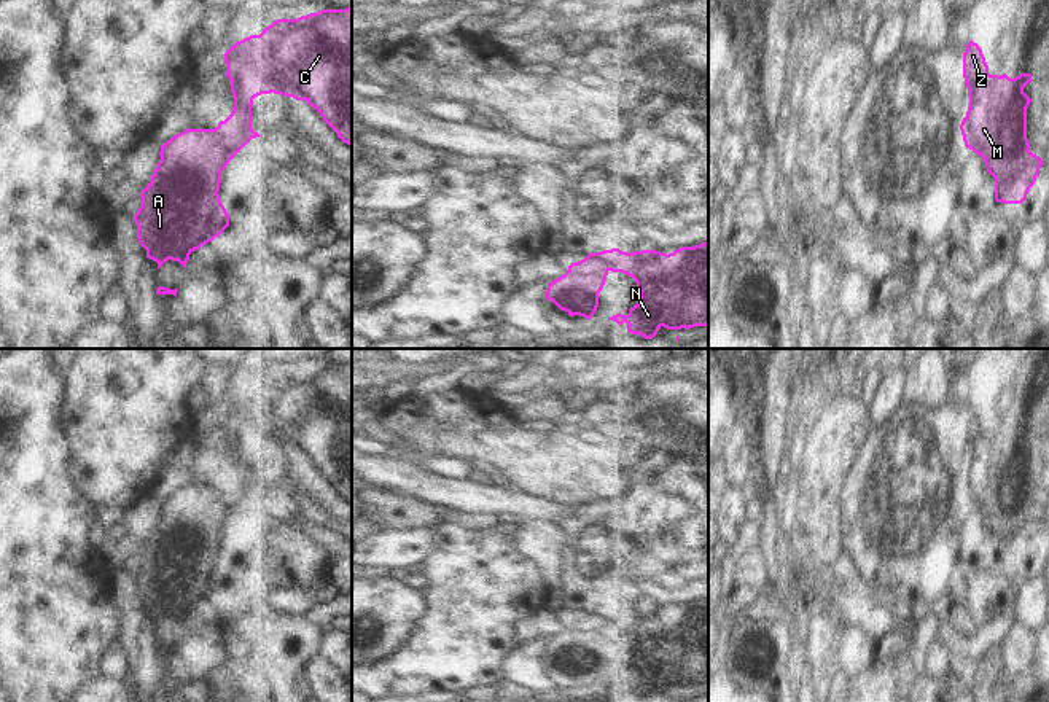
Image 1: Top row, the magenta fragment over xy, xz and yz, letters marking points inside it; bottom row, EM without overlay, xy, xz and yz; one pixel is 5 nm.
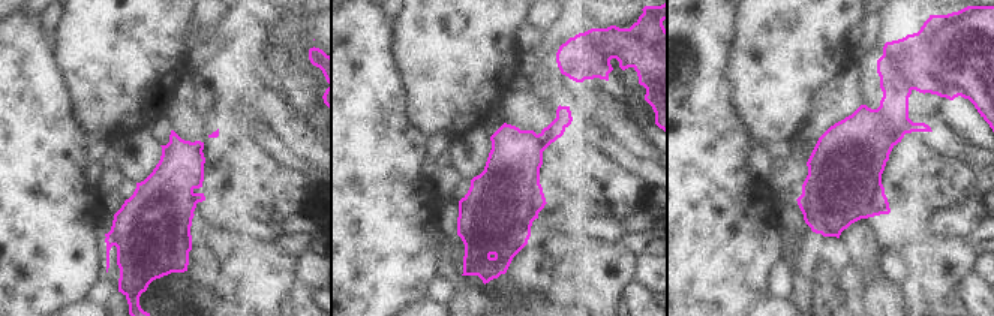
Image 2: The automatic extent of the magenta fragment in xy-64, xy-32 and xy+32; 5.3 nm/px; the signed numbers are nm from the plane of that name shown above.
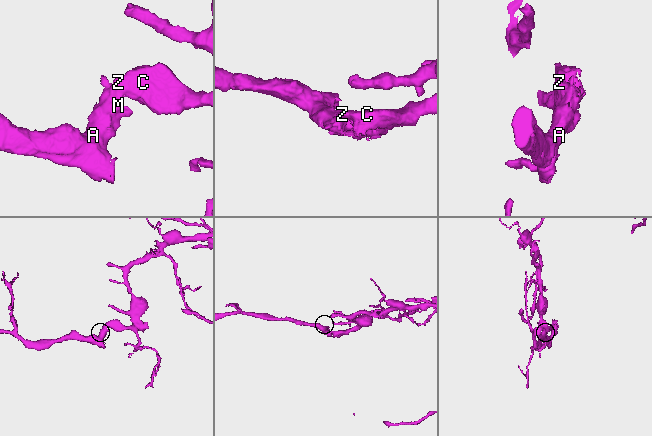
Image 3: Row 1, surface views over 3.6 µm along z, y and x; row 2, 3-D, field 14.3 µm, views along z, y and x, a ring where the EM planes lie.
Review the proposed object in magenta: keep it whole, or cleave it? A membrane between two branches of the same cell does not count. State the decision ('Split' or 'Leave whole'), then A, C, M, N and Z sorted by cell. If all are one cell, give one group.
Split. Groups: A M / C N Z

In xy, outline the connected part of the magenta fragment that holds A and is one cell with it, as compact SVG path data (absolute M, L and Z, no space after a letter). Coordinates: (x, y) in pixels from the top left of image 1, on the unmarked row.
M234 441L231 449L232 468L215 486L189 484L161 501L161 516L140 549L142 560L134 571L137 595L146 606L146 614L158 619L158 626L169 616L186 626L189 611L229 583L229 571L218 551L221 528L252 495L261 493L252 486L253 455Z

